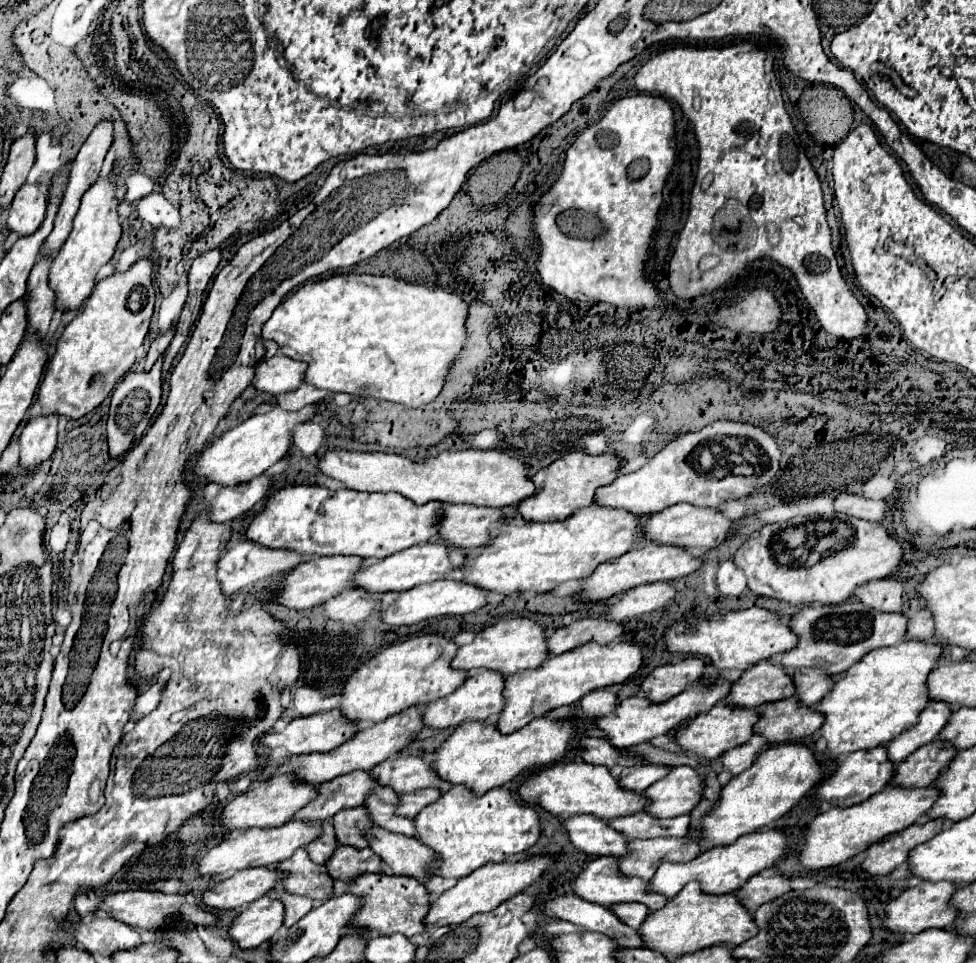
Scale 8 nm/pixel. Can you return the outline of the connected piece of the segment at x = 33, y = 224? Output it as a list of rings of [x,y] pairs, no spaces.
[[[24,184],[8,214],[8,230],[18,236],[34,234],[46,216],[46,196],[40,192],[38,184]]]

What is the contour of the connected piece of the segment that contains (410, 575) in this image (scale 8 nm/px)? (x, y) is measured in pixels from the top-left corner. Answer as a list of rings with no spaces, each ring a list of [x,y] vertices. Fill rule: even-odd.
[[[426,542],[426,544],[416,544],[406,550],[394,552],[390,556],[386,556],[384,560],[374,560],[368,566],[364,564],[354,578],[354,588],[360,588],[360,590],[372,592],[372,594],[374,592],[402,592],[416,584],[442,580],[448,576],[448,572],[454,572],[454,570],[456,570],[456,566],[452,566],[448,562],[448,546],[442,542],[434,542],[434,544]]]

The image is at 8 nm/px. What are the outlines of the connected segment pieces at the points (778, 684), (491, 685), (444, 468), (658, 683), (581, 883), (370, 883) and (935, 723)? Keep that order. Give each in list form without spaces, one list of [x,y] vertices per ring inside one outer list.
[[[764,660],[742,672],[740,680],[732,684],[726,696],[726,704],[732,708],[758,708],[762,702],[776,702],[790,696],[792,696],[792,680],[788,680],[784,666],[774,666],[768,660]]]
[[[476,670],[470,672],[464,680],[464,684],[452,692],[450,696],[444,696],[440,700],[430,702],[424,712],[422,712],[422,722],[426,728],[450,728],[450,726],[458,726],[466,720],[488,720],[494,718],[496,714],[500,714],[502,706],[504,706],[504,696],[502,696],[502,688],[504,688],[504,676],[496,674],[496,672],[488,672],[484,670]]]
[[[330,450],[318,462],[318,470],[328,478],[342,482],[356,492],[396,492],[414,504],[426,504],[430,500],[444,504],[472,504],[504,508],[518,504],[532,496],[534,488],[528,478],[528,468],[518,458],[500,450],[466,450],[466,452],[440,452],[426,460],[410,460],[400,454],[384,452],[348,452]]]
[[[684,658],[676,664],[664,664],[654,668],[642,680],[640,688],[652,704],[660,704],[680,694],[686,686],[694,684],[702,676],[704,668],[706,664],[700,658]]]
[[[600,856],[598,860],[590,862],[576,878],[570,880],[570,886],[572,886],[572,892],[578,898],[582,898],[586,902],[602,904],[602,906],[612,906],[612,904],[620,904],[620,902],[640,902],[640,904],[648,906],[650,910],[658,910],[660,906],[666,904],[666,898],[664,896],[646,892],[646,886],[648,884],[644,880],[640,880],[636,876],[624,876],[624,874],[620,874],[618,872],[618,860],[612,858],[612,856]]]
[[[360,874],[356,876],[354,882],[346,884],[346,892],[360,896],[362,906],[360,912],[356,912],[348,926],[350,928],[368,928],[368,930],[378,930],[382,934],[404,934],[406,938],[414,934],[424,932],[424,916],[428,910],[428,892],[416,878],[406,878],[406,876],[382,876],[382,874]]]
[[[928,702],[926,708],[920,712],[918,722],[888,742],[888,760],[898,764],[920,746],[932,742],[948,722],[950,714],[952,710],[946,704]]]

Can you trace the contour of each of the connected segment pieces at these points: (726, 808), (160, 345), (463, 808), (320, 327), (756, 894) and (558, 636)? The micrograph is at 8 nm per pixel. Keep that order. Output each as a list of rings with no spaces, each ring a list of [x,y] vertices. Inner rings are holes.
[[[772,744],[764,750],[752,768],[734,776],[720,792],[718,802],[702,816],[696,828],[688,828],[688,836],[698,842],[700,852],[736,842],[740,836],[756,832],[762,826],[782,818],[794,804],[808,796],[822,778],[822,766],[814,760],[814,752],[802,744]]]
[[[174,328],[166,330],[164,334],[160,334],[160,336],[152,342],[152,346],[150,346],[150,350],[148,350],[148,356],[146,356],[146,366],[144,366],[144,370],[152,368],[154,360],[156,360],[156,358],[160,358],[160,356],[166,352],[168,344],[172,342],[172,336],[174,336]]]
[[[454,786],[416,814],[414,828],[416,838],[436,854],[430,872],[442,878],[464,878],[488,862],[502,862],[504,856],[528,850],[540,838],[536,810],[528,804],[516,804],[514,794],[504,788],[472,796],[464,786]]]
[[[338,274],[328,280],[312,282],[290,294],[274,310],[272,318],[264,322],[262,338],[274,340],[282,354],[262,360],[256,366],[252,386],[260,392],[282,394],[296,390],[304,382],[328,392],[346,392],[352,396],[366,396],[418,408],[432,402],[442,390],[448,366],[454,362],[466,340],[466,316],[468,306],[454,292],[406,284],[388,276]]]
[[[770,872],[770,874],[752,876],[734,894],[744,908],[754,912],[756,908],[766,904],[768,900],[774,900],[776,896],[780,896],[786,890],[790,890],[790,878],[784,878],[778,872]]]
[[[590,616],[570,624],[568,628],[558,628],[548,638],[548,654],[558,656],[578,646],[584,646],[592,640],[598,644],[610,644],[612,640],[618,640],[620,636],[622,636],[620,622],[612,622],[602,616]]]

